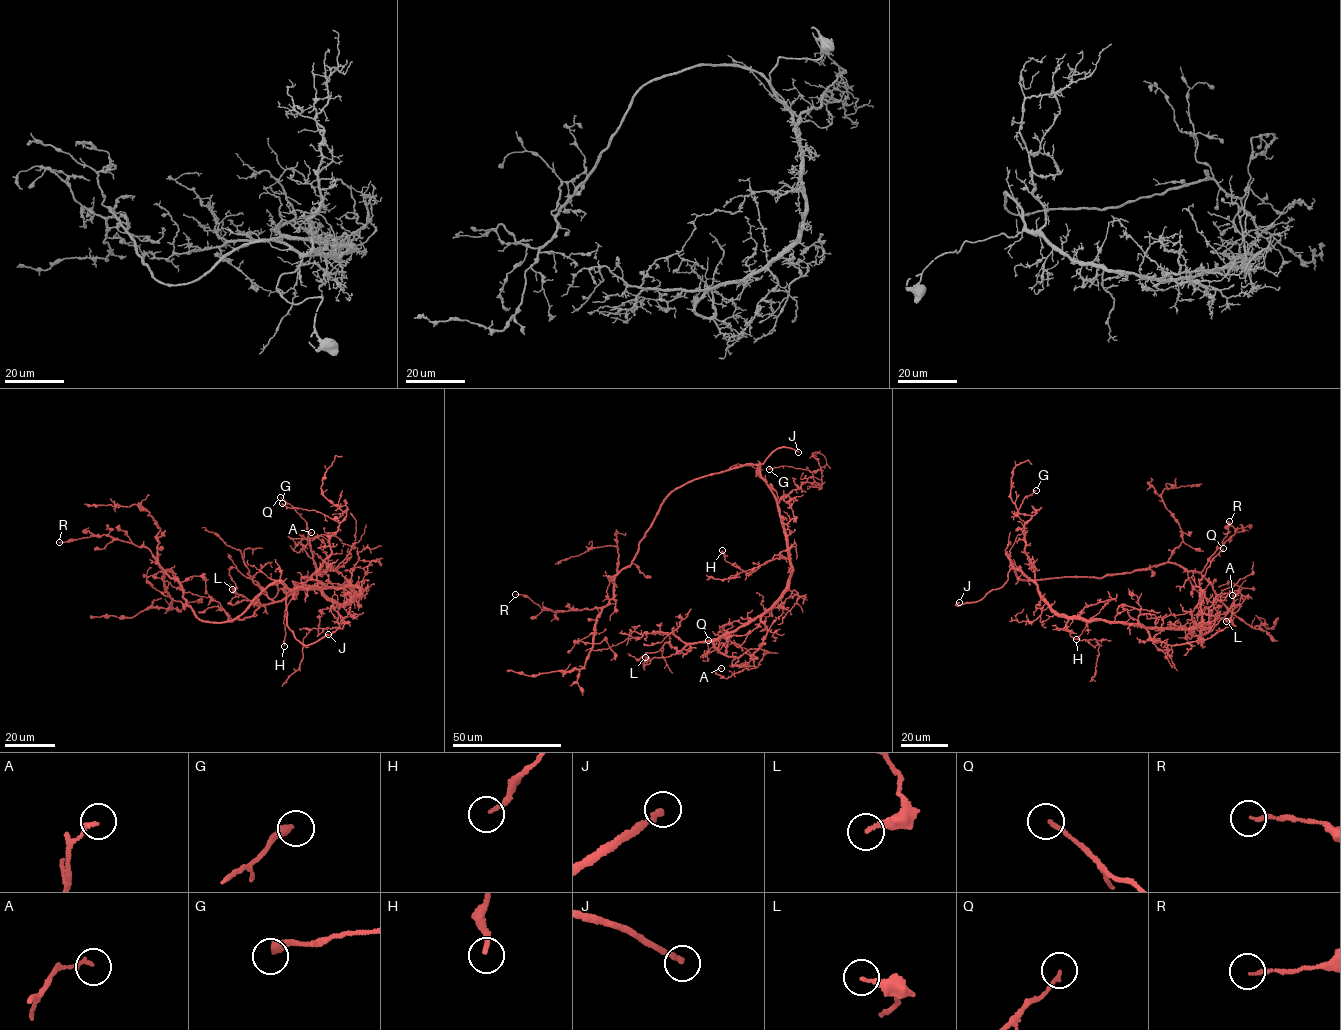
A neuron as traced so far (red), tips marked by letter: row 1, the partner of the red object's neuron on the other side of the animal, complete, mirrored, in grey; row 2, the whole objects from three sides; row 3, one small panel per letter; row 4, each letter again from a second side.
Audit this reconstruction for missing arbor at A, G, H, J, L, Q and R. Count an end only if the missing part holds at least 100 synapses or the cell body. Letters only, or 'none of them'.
J

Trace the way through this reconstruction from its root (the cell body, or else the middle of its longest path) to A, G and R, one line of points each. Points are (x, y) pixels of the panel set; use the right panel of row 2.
A: (1006, 552), (1058, 614), (1132, 623), (1151, 639), (1171, 645), (1207, 639), (1227, 627), (1232, 595)
G: (1006, 552), (1014, 566), (1035, 579), (1035, 571), (1024, 550), (1025, 523), (1017, 514), (1024, 497), (1036, 490)
R: (1006, 552), (1016, 575), (1029, 580), (1102, 577), (1166, 562), (1199, 572), (1235, 533), (1237, 528), (1229, 521)

